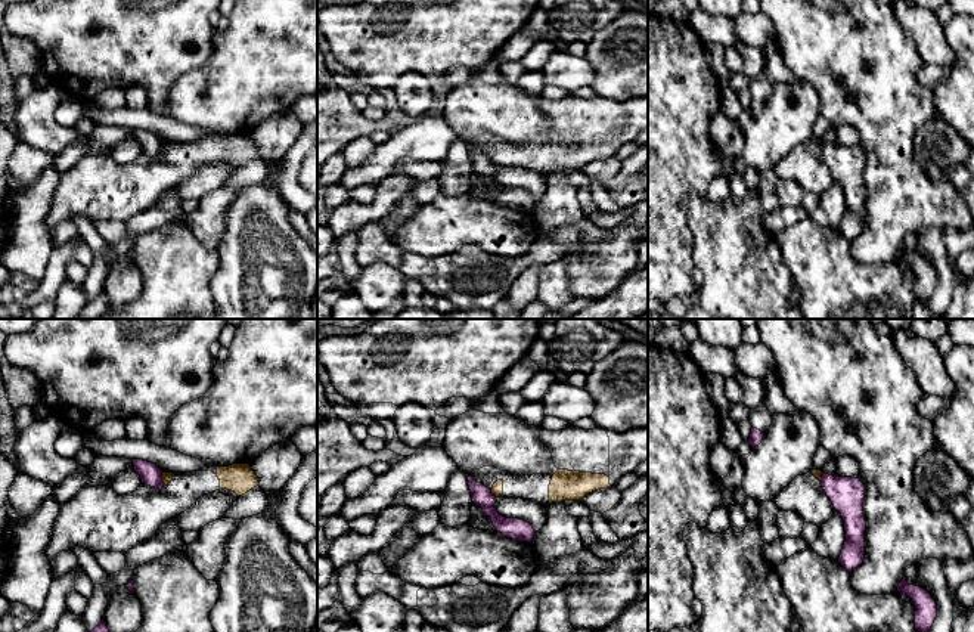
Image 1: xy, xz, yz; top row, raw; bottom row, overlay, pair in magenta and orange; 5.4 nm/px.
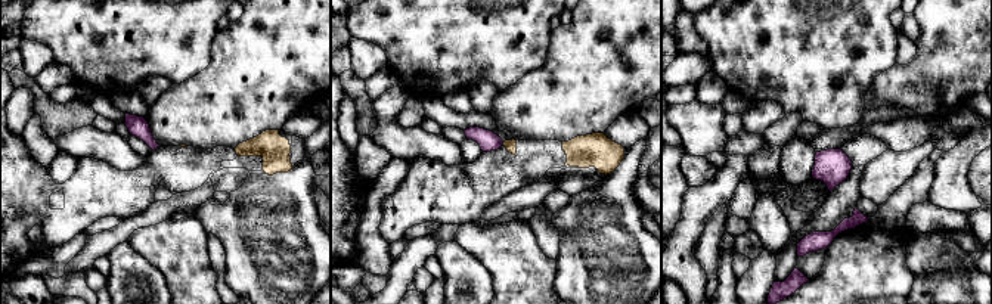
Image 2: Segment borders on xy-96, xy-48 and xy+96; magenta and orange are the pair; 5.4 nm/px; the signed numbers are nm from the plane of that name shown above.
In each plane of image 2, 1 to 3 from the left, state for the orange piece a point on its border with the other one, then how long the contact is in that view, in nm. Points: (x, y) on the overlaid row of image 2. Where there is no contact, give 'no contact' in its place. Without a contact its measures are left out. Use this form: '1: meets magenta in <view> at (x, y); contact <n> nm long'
1: no contact
2: no contact
3: no contact

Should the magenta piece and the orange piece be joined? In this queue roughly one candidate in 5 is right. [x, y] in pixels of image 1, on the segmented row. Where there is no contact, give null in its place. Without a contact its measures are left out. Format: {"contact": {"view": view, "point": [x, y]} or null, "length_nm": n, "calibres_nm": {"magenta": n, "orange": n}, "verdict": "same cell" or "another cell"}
{"contact": {"view": "xz", "point": [492, 493]}, "length_nm": 60, "calibres_nm": {"magenta": 110, "orange": 60}, "verdict": "another cell"}

